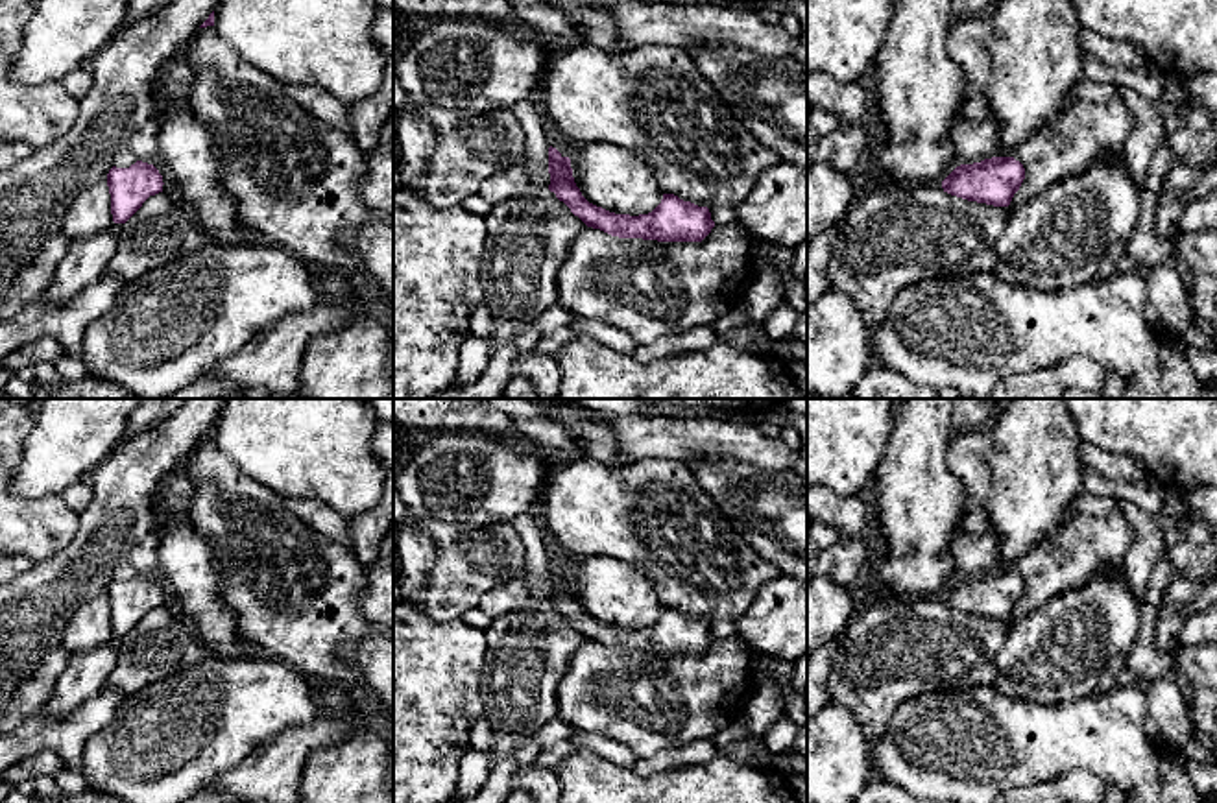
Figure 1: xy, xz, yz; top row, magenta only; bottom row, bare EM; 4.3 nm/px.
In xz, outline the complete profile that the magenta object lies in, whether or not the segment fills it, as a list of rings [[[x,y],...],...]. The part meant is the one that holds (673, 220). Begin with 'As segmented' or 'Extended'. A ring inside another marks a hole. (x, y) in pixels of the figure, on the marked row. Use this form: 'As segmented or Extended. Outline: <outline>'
As segmented. Outline: [[[548,148],[548,190],[563,201],[587,227],[619,238],[643,238],[657,242],[702,242],[715,222],[707,207],[663,194],[661,203],[648,214],[615,214],[589,203],[574,183],[571,159]]]

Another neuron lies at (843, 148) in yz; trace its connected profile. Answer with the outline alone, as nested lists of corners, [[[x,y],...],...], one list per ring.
[[[861,124],[840,126],[838,129],[818,135],[807,146],[809,162],[829,162],[833,168],[853,175],[853,170],[866,150],[866,133]]]

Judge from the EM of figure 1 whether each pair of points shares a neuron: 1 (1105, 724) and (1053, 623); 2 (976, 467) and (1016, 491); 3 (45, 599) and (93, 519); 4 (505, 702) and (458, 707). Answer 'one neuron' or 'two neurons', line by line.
1: two neurons
2: two neurons
3: one neuron
4: two neurons

